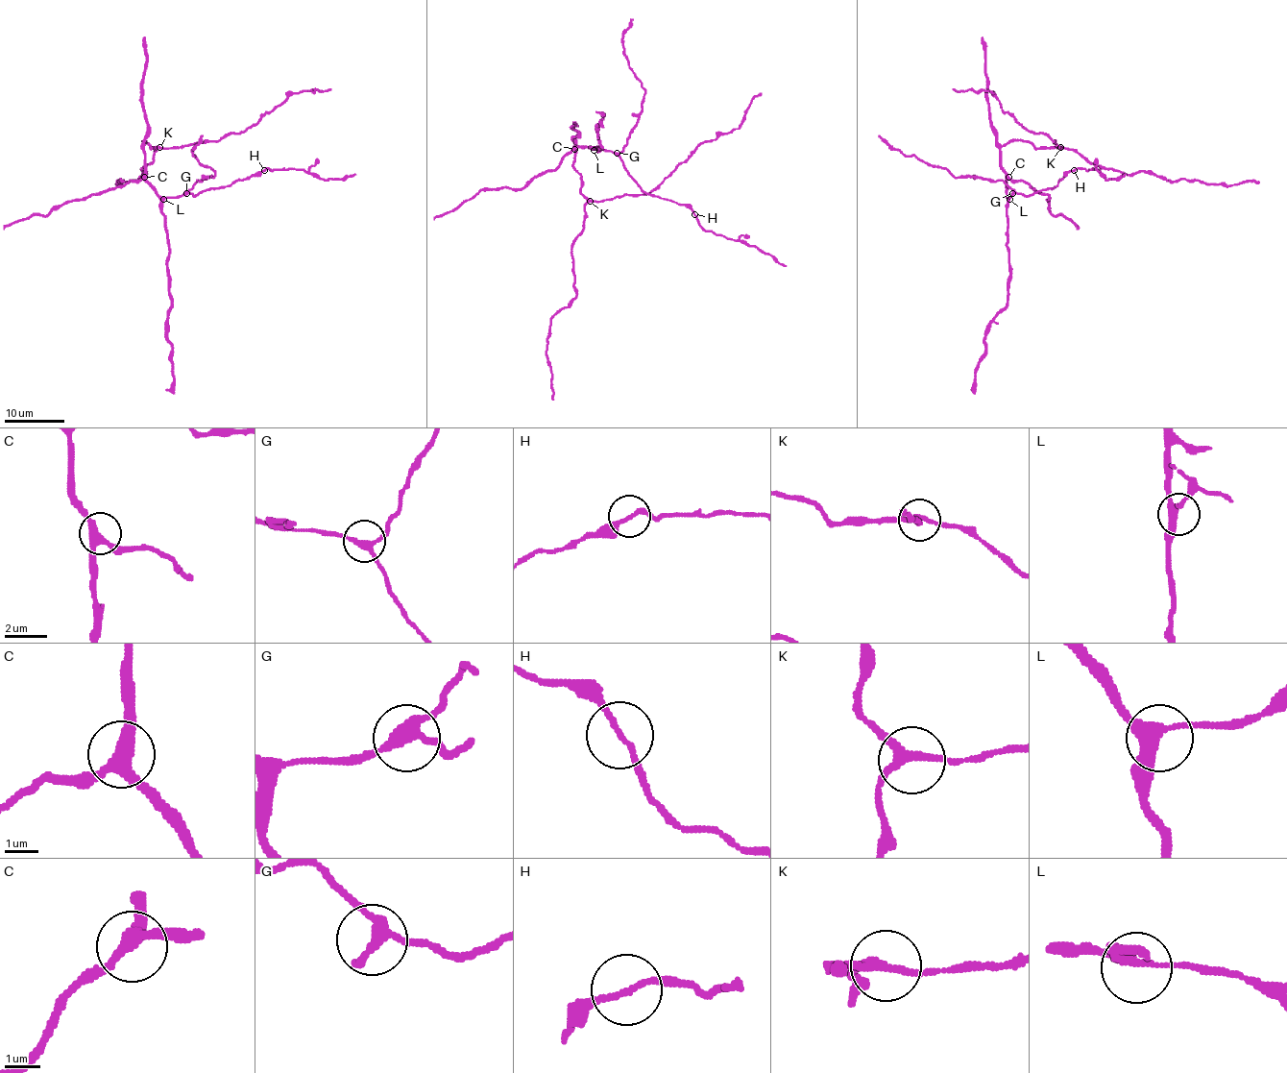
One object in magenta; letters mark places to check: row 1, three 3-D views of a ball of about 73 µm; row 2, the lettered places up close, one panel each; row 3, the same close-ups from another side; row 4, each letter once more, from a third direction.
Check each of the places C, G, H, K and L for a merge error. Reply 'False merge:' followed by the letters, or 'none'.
False merge: none

